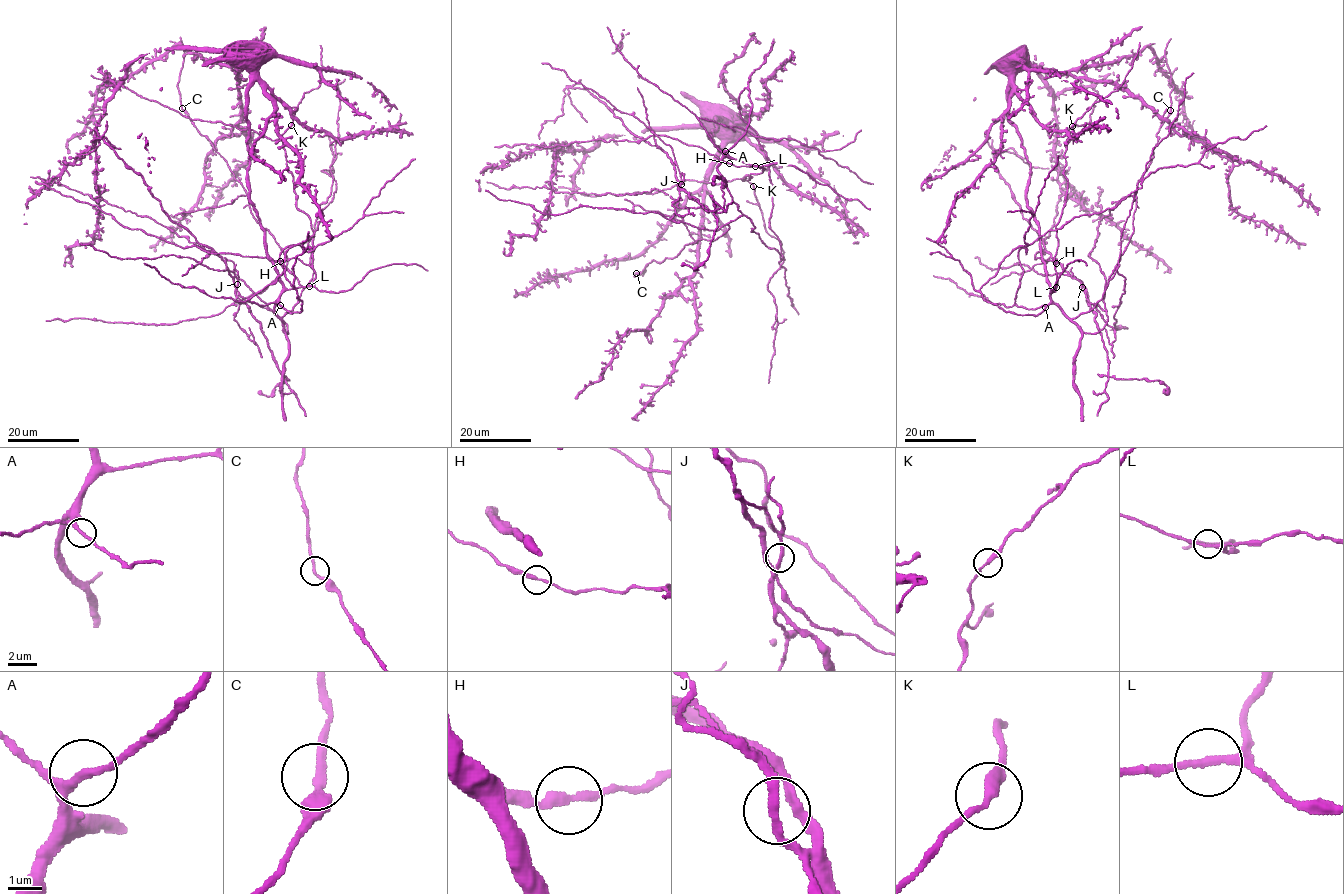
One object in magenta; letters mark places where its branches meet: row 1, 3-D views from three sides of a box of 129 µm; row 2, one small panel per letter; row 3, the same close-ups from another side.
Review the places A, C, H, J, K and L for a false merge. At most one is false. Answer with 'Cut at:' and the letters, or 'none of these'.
Cut at: J

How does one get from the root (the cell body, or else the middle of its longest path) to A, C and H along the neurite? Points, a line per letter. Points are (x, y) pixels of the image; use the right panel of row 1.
A: (1057, 286), (1045, 308)
C: (1057, 286), (1050, 299), (1070, 318), (1089, 312), (1102, 297), (1133, 232), (1138, 181), (1170, 110)
H: (1057, 286), (1056, 263)

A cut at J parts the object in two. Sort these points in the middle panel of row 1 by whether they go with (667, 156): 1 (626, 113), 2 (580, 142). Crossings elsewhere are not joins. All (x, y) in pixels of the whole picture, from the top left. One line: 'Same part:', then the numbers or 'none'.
Same part: none

